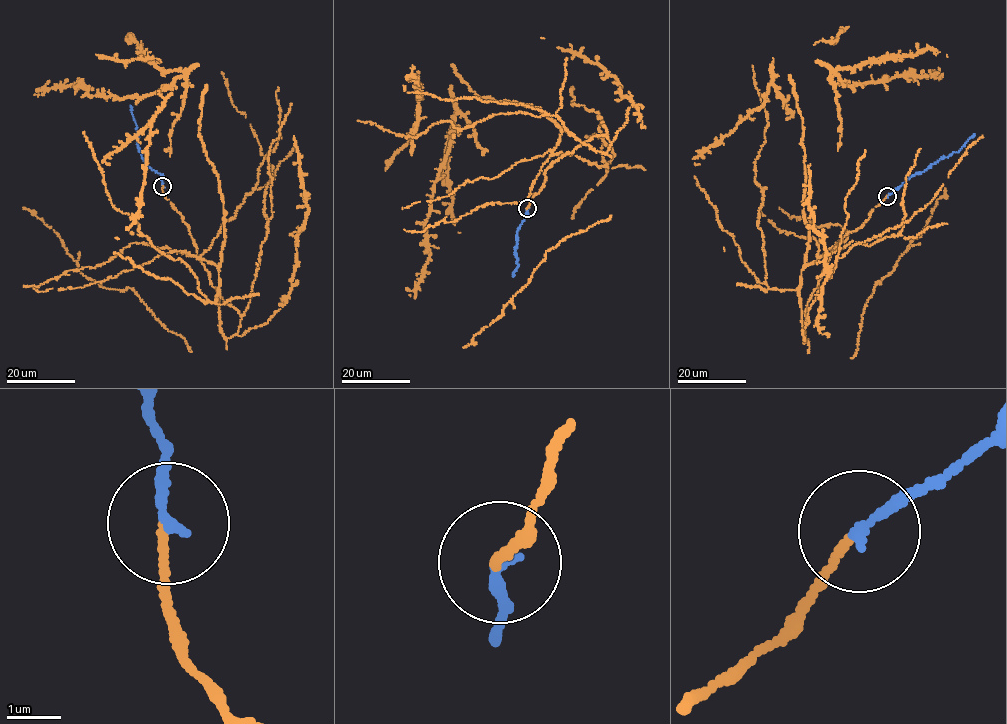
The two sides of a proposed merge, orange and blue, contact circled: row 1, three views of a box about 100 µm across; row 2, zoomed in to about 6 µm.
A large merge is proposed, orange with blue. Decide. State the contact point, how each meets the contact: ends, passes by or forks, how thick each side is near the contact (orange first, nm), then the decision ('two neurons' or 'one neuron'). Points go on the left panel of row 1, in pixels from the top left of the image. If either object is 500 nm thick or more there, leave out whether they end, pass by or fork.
at (162, 186); orange ends there; blue ends there; 130 nm thick on the orange side, 200 nm on the other; one neuron

